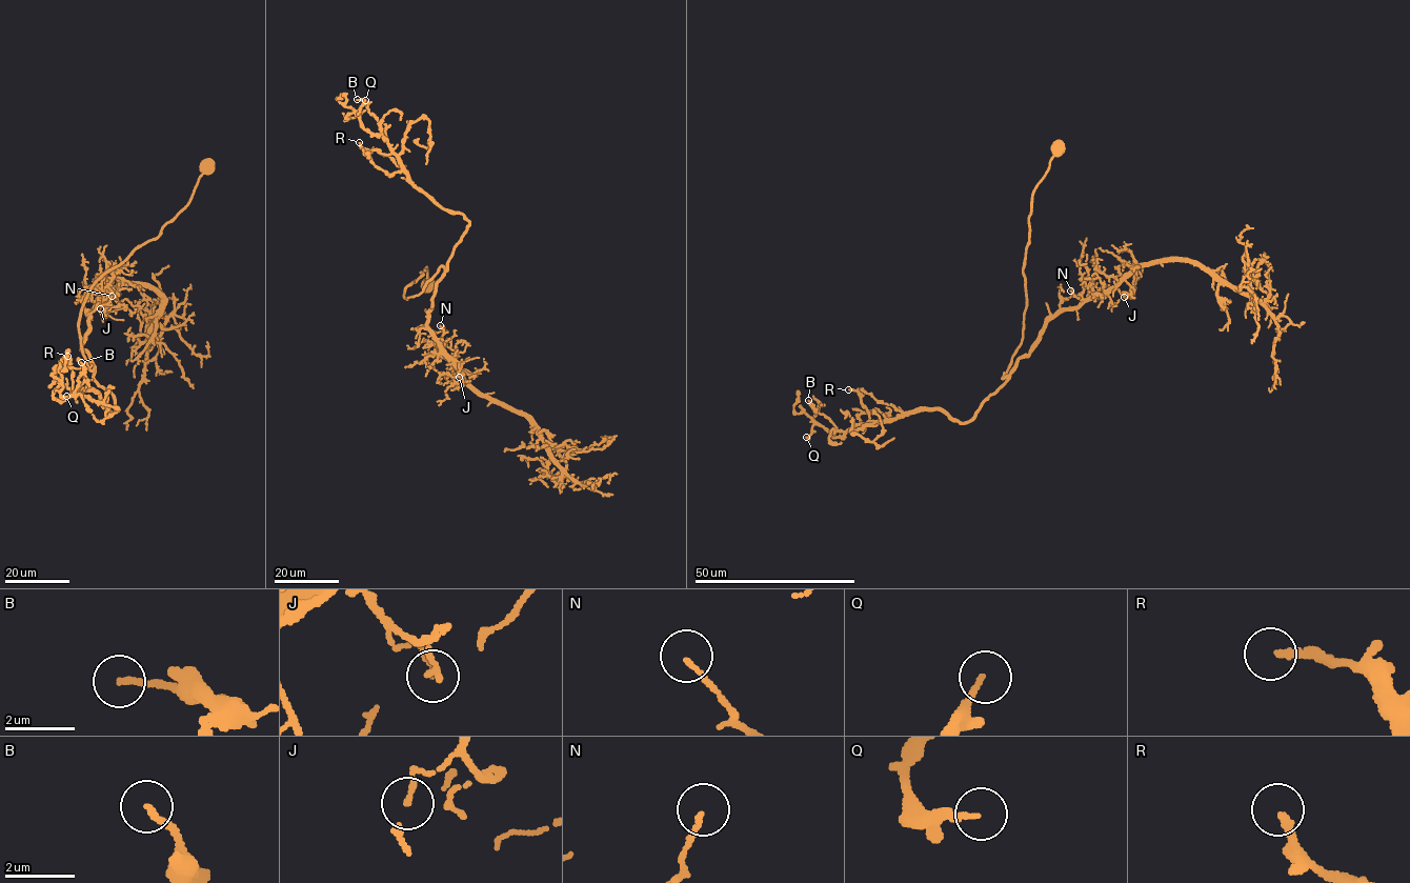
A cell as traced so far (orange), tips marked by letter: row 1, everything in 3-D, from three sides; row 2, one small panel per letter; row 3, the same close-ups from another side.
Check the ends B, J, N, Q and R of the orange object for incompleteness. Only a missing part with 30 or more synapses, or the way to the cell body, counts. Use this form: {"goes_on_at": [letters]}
{"goes_on_at": ["Q", "R"]}

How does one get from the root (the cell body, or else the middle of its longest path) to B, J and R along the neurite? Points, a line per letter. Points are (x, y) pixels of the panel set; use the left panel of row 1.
B: (206, 168), (187, 204), (97, 280), (81, 308), (83, 356), (113, 412), (91, 390), (68, 396), (81, 362)
J: (206, 168), (160, 235), (89, 289), (79, 334), (92, 370), (86, 314), (107, 300), (100, 308)
R: (206, 168), (187, 204), (97, 280), (81, 308), (83, 356), (113, 412), (97, 393), (75, 392), (67, 356)

